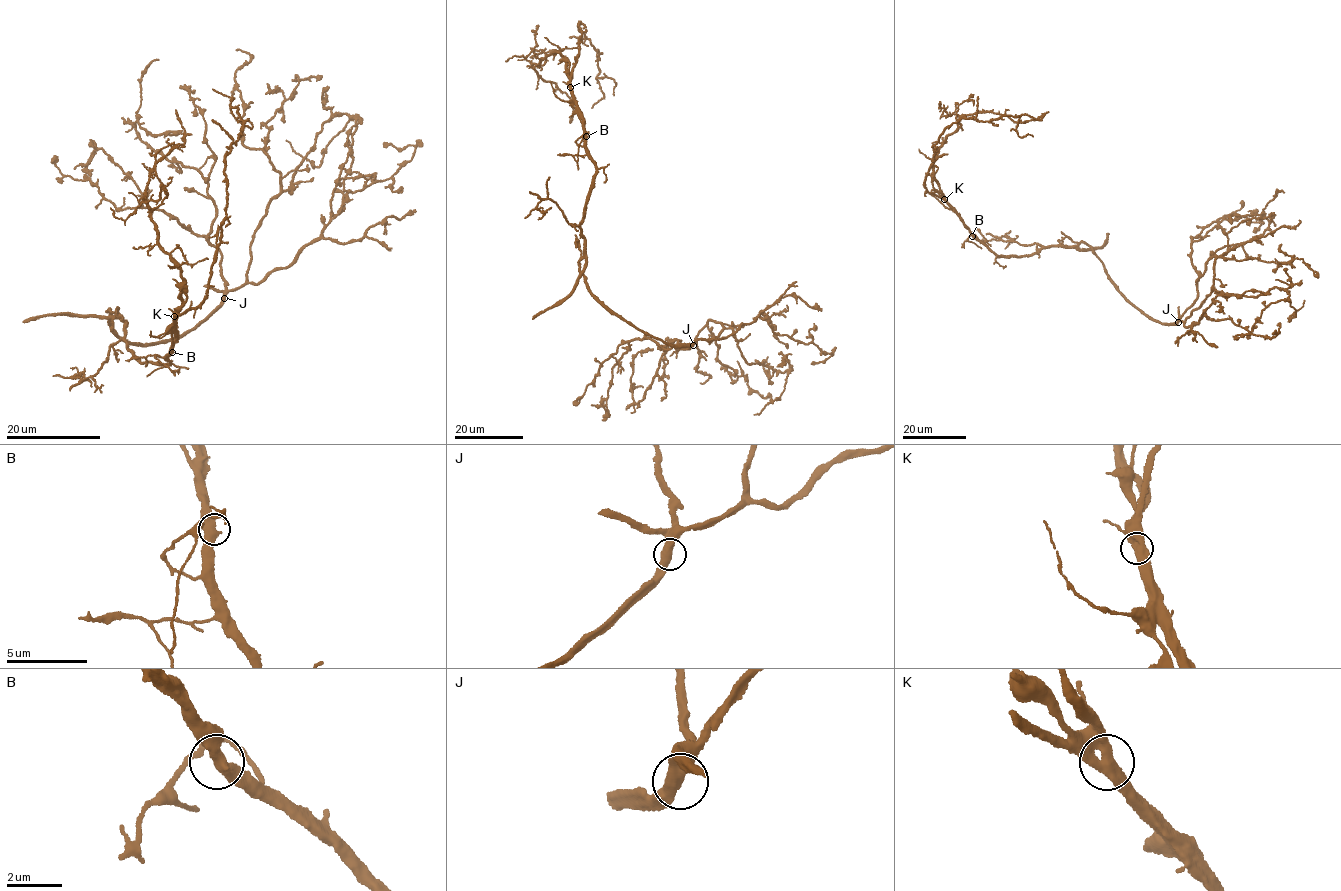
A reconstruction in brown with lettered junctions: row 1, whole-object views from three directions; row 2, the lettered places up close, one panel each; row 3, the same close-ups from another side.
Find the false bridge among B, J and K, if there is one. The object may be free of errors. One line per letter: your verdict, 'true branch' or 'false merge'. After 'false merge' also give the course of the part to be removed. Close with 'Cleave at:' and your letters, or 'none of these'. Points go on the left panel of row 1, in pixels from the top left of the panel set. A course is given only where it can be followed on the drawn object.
B: true branch
J: true branch
K: false merge; course (175, 316), (165, 333), (155, 337), (150, 335), (150, 330)
Cleave at: K

